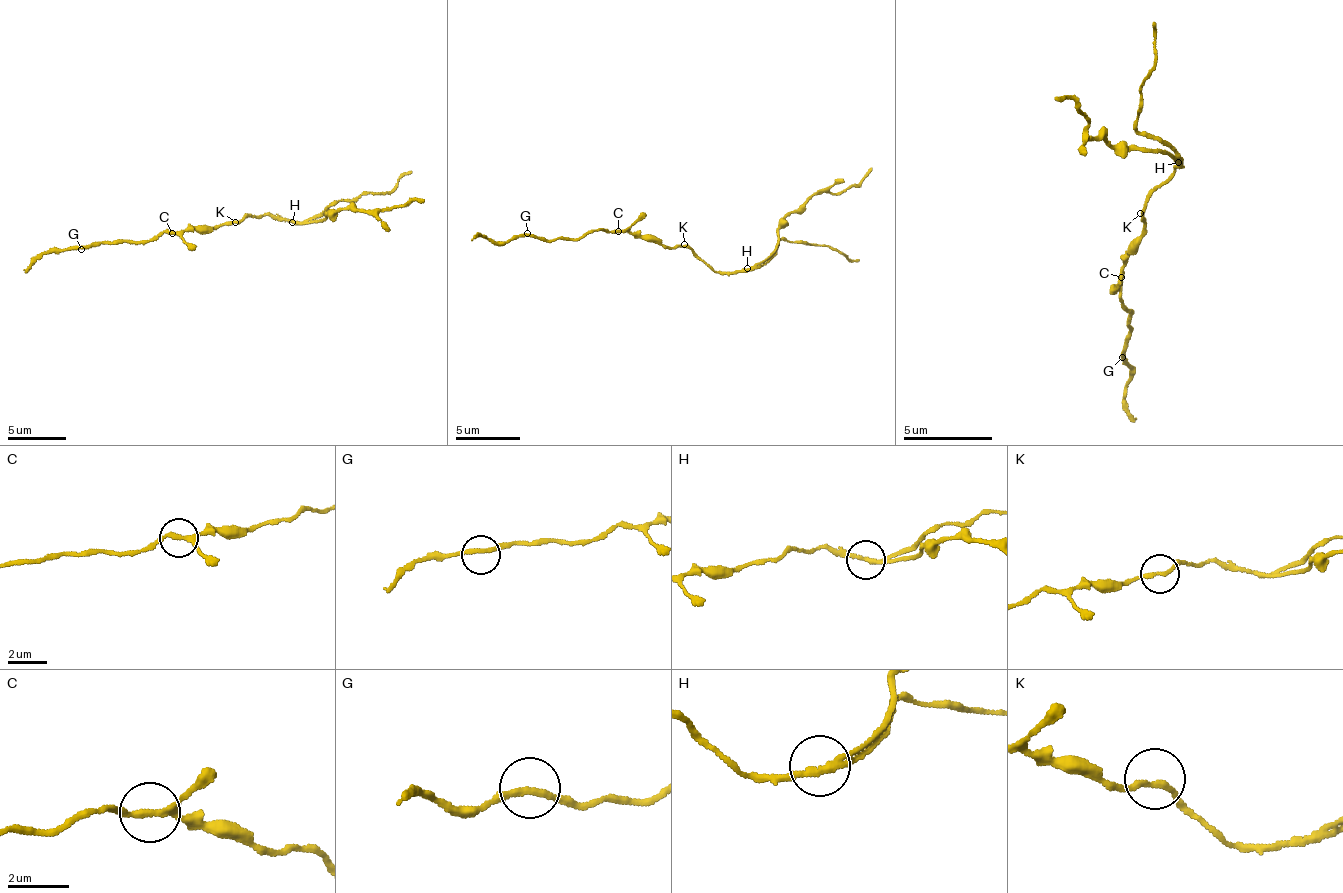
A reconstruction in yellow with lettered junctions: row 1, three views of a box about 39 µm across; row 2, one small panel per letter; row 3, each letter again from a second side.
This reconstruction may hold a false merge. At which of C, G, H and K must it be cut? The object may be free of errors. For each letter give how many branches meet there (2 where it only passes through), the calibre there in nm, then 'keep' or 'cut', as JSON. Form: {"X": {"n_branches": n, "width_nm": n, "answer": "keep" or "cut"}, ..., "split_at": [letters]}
{"C": {"n_branches": 3, "width_nm": 180, "answer": "keep"}, "G": {"n_branches": 2, "width_nm": 200, "answer": "keep"}, "H": {"n_branches": 2, "width_nm": 200, "answer": "cut"}, "K": {"n_branches": 2, "width_nm": 170, "answer": "keep"}, "split_at": ["H"]}

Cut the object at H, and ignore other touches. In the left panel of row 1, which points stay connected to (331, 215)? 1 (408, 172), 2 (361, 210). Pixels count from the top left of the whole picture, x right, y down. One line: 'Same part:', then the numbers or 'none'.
Same part: 2

